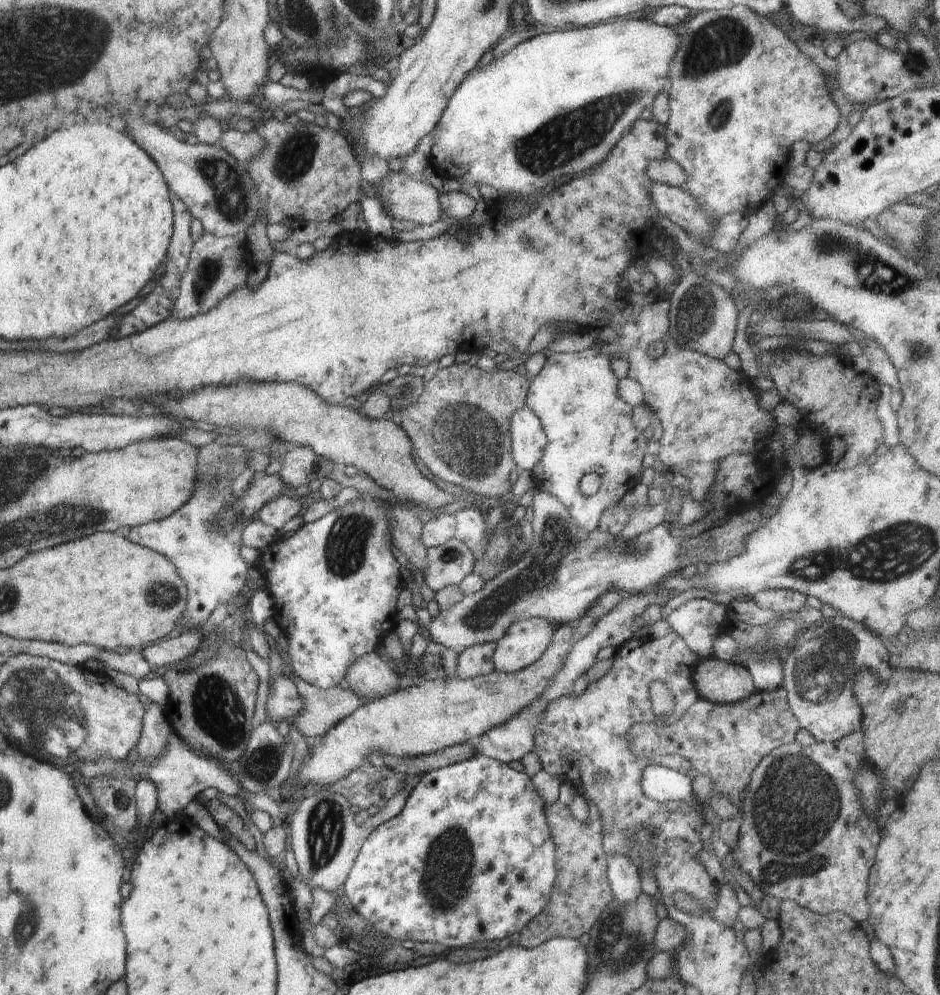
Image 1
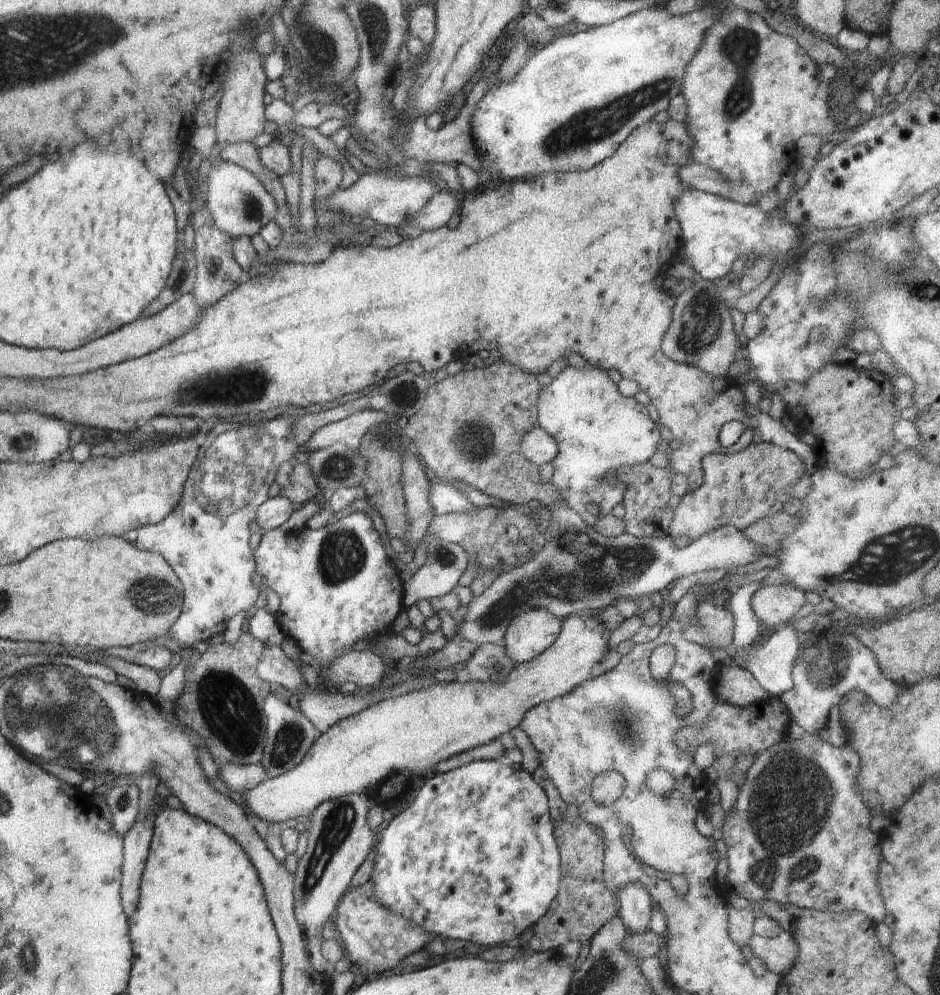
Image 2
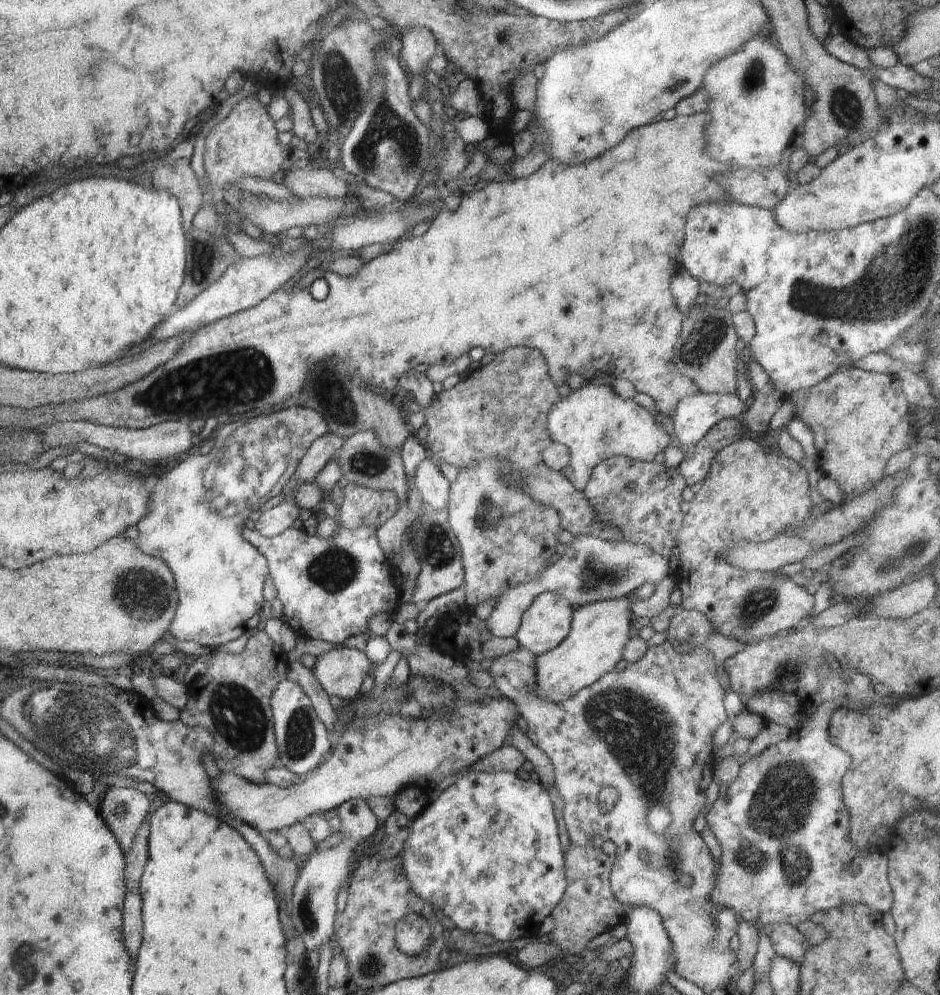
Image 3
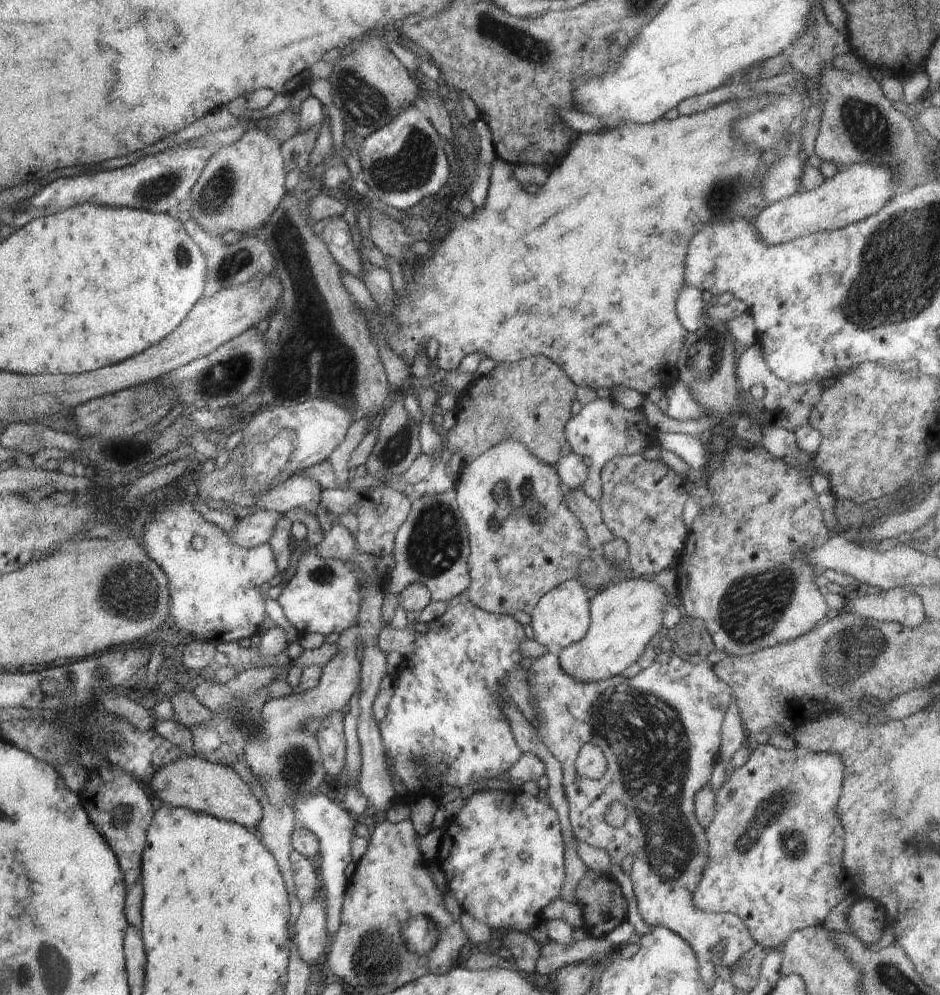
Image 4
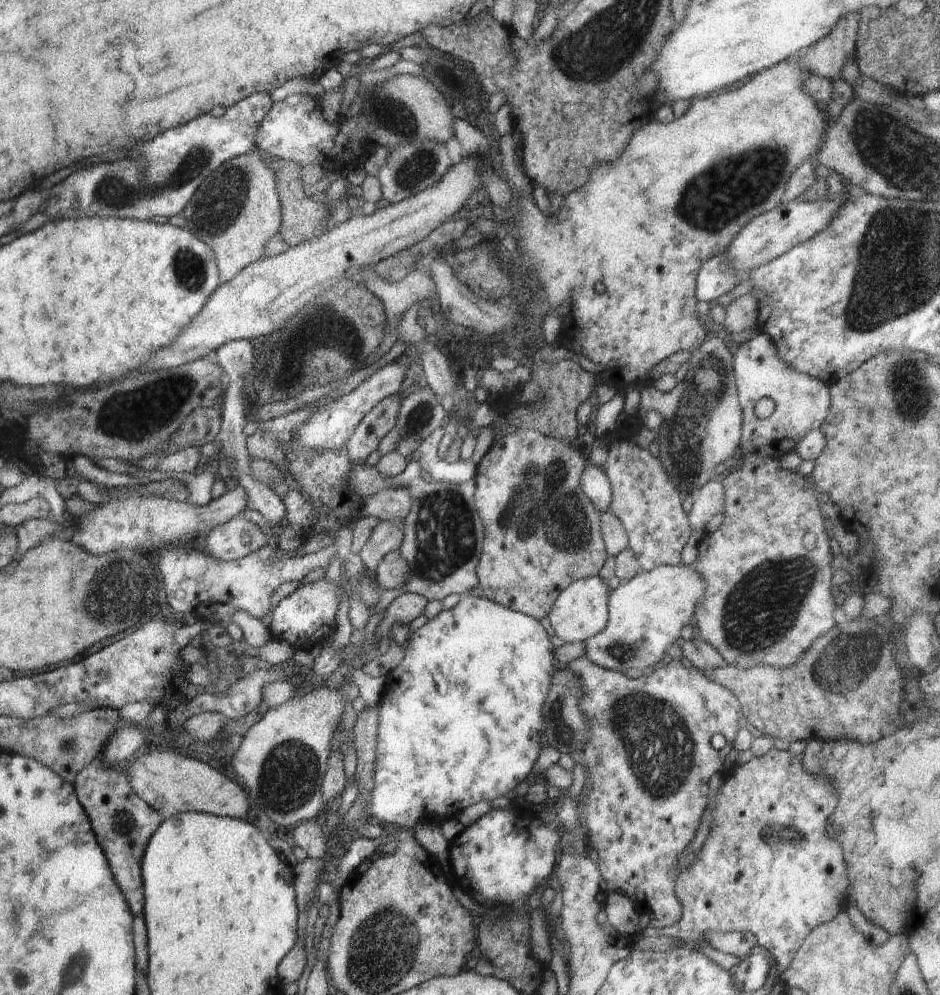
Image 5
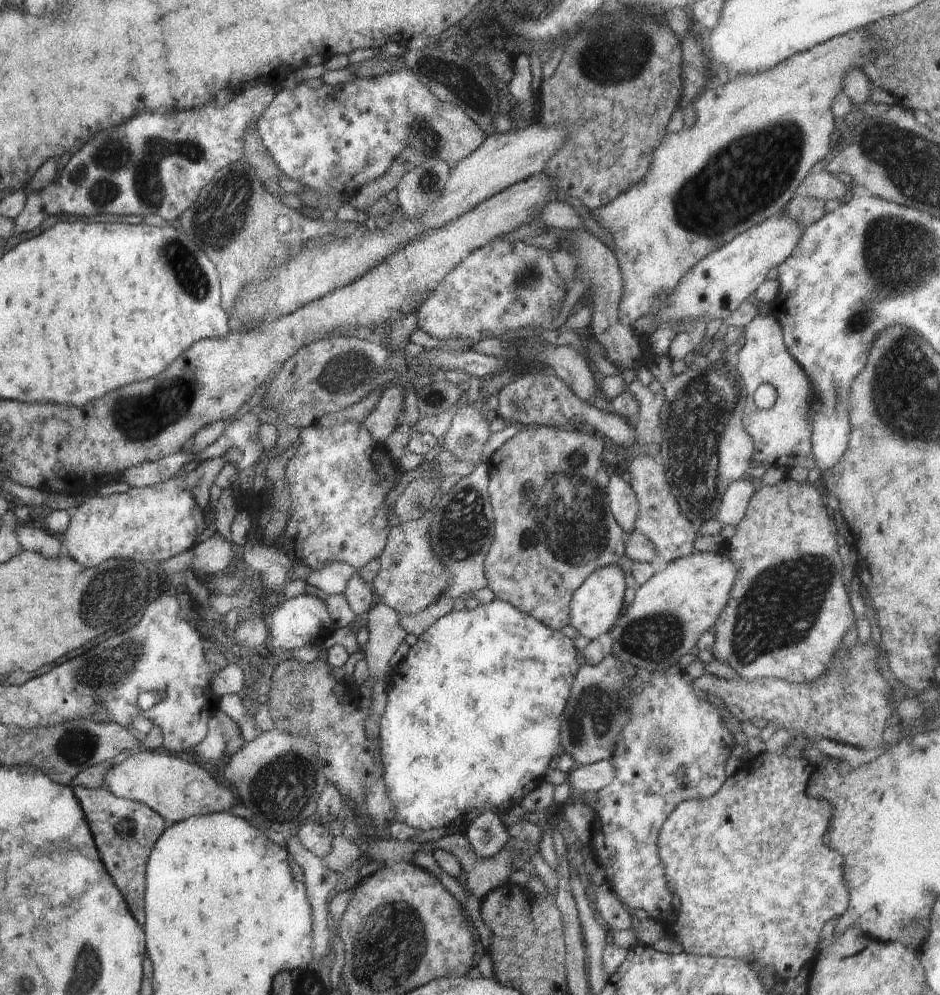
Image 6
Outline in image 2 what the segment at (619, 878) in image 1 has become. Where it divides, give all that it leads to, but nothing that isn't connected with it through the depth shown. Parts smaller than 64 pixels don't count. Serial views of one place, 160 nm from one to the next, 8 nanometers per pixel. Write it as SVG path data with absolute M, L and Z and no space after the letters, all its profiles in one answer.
M628 883L619 890L619 917L635 935L650 930L653 904L650 895L636 883Z

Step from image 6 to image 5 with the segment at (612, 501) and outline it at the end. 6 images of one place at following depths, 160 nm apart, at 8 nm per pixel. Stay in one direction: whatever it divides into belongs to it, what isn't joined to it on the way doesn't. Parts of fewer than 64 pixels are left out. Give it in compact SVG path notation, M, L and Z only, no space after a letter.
M590 461L584 469L581 487L599 512L610 511L612 485L609 483L604 468L597 467Z

